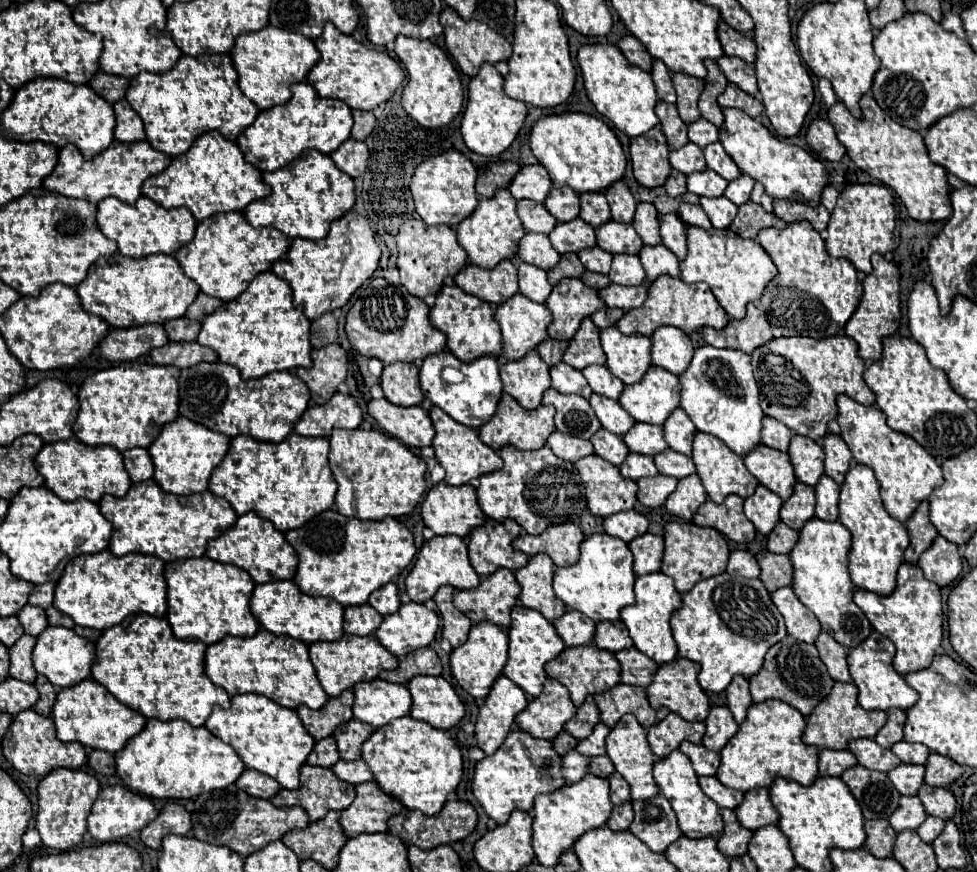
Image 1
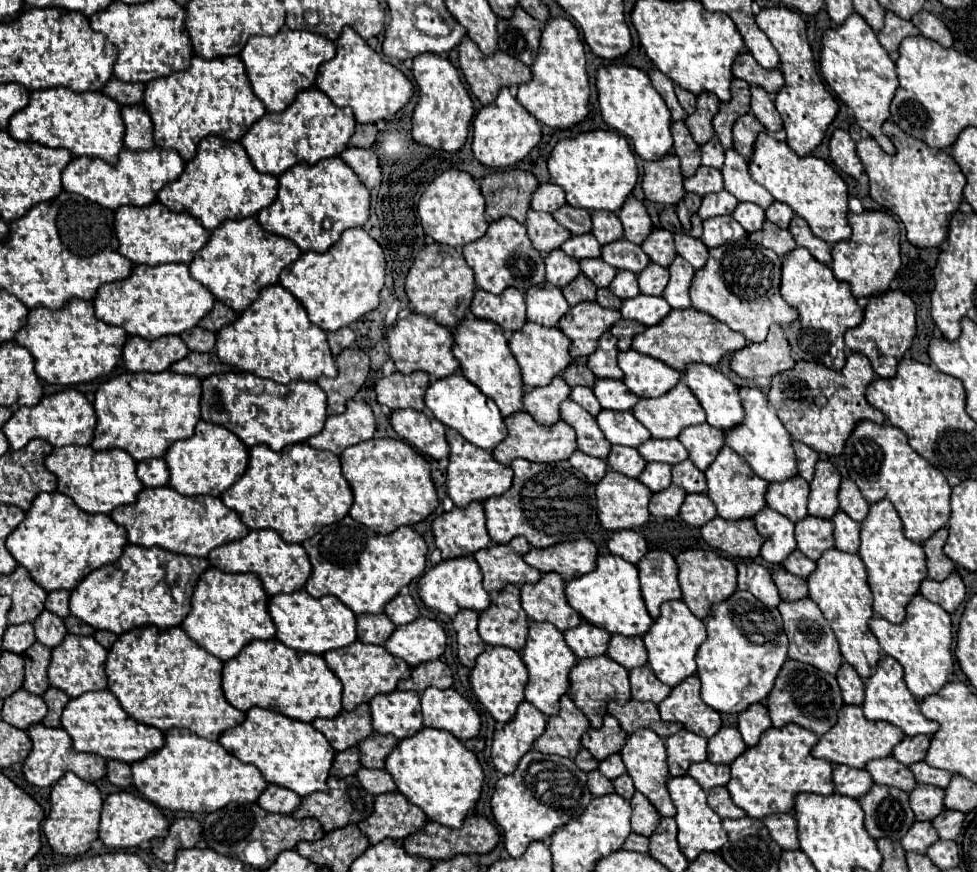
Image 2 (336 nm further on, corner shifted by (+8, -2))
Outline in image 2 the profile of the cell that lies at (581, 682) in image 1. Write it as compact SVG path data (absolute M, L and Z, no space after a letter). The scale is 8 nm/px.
M607 655L591 657L591 659L579 659L577 665L569 673L569 693L573 703L583 711L583 715L589 719L591 727L601 727L603 715L607 713L607 703L617 701L617 703L627 703L631 699L629 693L629 677L627 669L609 659Z

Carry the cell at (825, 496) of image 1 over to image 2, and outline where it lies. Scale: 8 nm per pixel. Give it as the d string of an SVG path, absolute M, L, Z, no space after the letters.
M841 509L831 517L835 531L835 547L847 553L857 553L859 549L859 523L855 523L847 513L843 513Z

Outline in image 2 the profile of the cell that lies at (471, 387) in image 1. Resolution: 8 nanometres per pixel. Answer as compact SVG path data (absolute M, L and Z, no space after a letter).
M453 373L449 377L433 381L425 393L425 407L445 427L459 431L469 443L477 447L495 449L495 445L503 441L507 435L507 427L503 423L503 415L499 413L497 405L489 397L485 397L471 381L467 381L461 373Z

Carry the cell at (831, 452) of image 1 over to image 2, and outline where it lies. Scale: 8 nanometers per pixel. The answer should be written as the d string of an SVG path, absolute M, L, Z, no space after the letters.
M843 479L843 483L841 483L841 489L839 489L839 507L853 521L861 521L867 515L869 503L863 499L859 487L855 487L855 483L851 483L851 479Z

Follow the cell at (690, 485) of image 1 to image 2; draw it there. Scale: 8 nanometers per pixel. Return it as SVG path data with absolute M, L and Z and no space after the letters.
M689 493L683 501L679 517L693 527L703 527L709 519L717 517L717 511L705 493Z

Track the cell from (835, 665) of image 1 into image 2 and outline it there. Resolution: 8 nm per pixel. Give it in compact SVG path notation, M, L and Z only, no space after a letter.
M843 663L839 667L837 681L839 681L845 703L853 703L853 705L863 703L863 679L857 675L857 671L849 663Z

